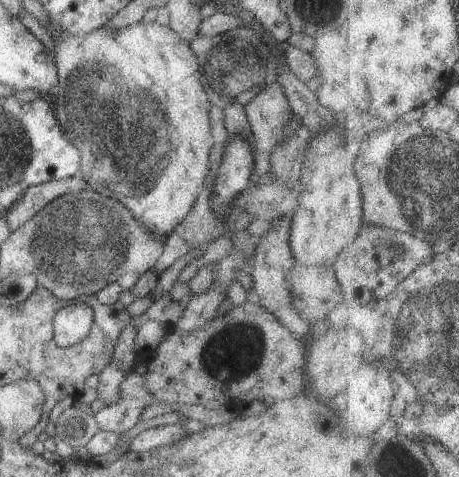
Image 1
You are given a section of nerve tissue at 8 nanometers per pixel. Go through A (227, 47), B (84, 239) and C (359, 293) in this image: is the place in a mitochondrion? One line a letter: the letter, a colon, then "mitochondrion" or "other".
A: mitochondrion
B: mitochondrion
C: other

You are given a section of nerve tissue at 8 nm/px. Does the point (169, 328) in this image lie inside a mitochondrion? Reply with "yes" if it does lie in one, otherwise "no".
no

